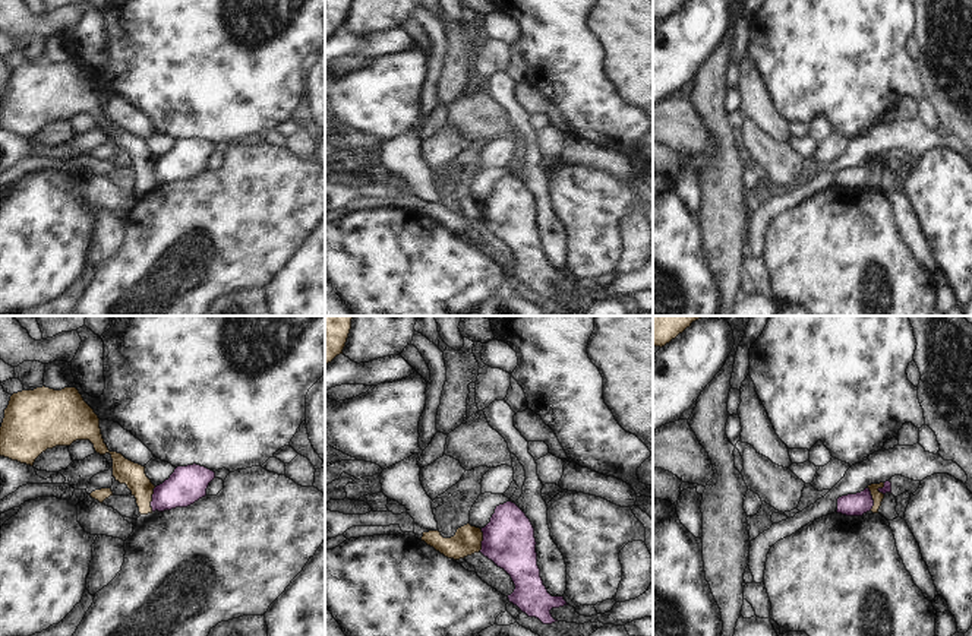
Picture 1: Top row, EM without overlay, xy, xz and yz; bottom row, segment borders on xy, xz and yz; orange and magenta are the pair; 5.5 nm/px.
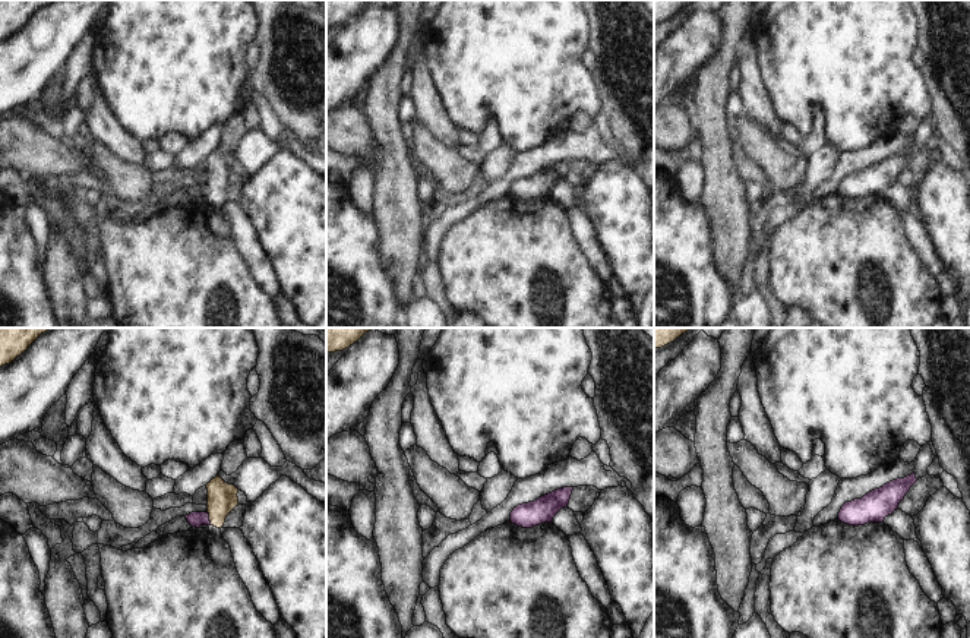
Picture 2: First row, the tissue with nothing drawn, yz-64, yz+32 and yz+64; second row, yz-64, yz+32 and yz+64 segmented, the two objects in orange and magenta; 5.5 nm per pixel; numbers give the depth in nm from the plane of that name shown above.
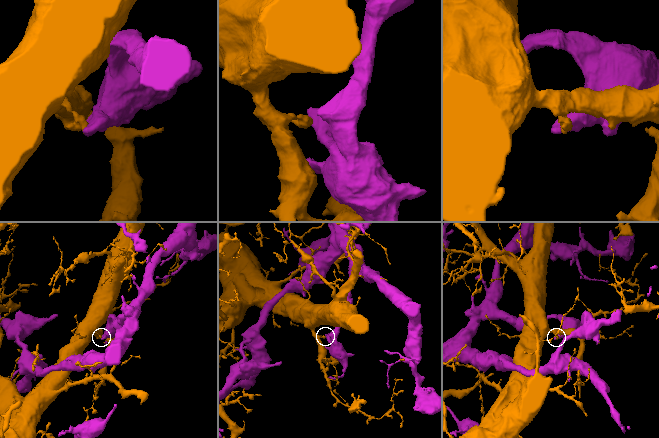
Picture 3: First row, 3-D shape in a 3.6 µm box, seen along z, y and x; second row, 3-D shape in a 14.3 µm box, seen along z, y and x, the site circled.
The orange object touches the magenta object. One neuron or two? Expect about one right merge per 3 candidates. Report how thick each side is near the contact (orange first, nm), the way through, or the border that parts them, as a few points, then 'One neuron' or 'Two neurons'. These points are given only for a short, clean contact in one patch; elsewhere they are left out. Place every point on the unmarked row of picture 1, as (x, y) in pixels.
Thickness 140 nm (orange) against 200 nm. Two neurons.

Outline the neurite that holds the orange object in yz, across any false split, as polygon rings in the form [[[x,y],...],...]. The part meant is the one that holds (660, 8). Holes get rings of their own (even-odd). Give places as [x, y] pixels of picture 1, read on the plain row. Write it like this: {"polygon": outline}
{"polygon": [[[653,0],[653,18],[662,20],[685,1],[687,0]]]}

